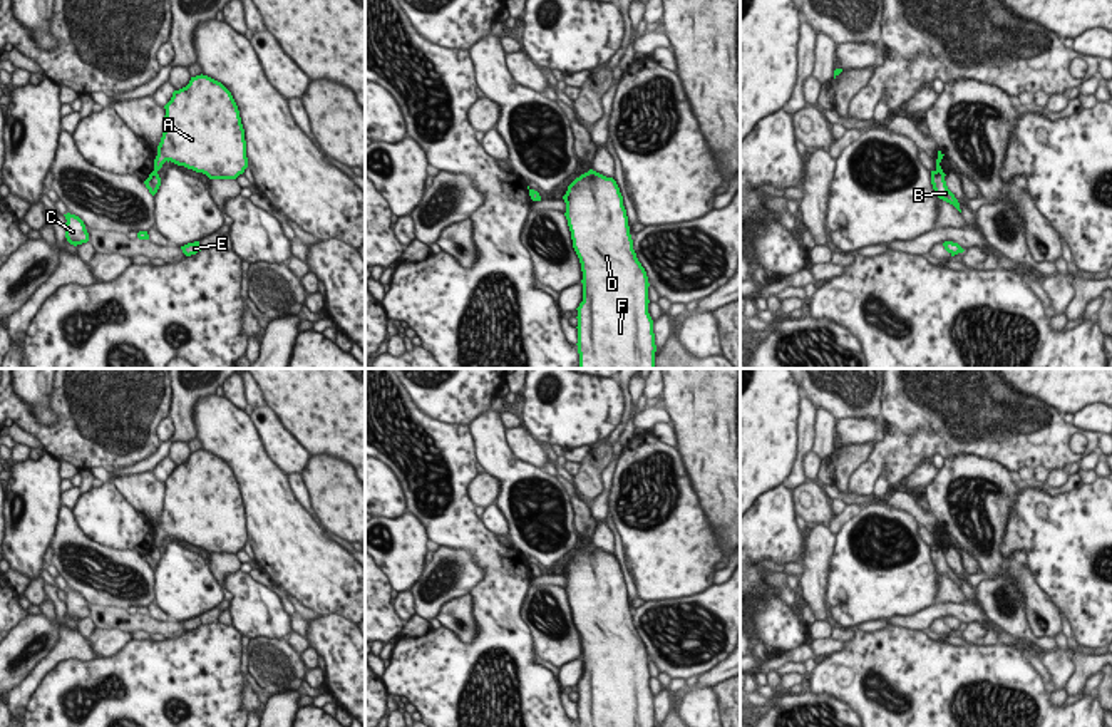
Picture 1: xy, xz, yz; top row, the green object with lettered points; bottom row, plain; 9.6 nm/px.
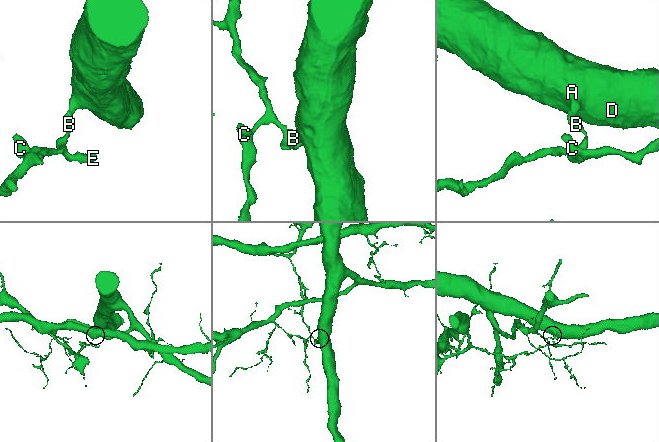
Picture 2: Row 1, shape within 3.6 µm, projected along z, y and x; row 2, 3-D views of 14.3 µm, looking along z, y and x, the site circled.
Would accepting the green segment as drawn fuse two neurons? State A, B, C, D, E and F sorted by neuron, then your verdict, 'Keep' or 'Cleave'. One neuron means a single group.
Groups: A D F / B C E. Cleave

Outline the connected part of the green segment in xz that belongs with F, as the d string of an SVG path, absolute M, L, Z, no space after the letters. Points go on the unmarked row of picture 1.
M593 544L576 553L563 571L573 623L583 647L578 685L578 727L656 727L648 688L648 652L636 633L623 571L613 553Z

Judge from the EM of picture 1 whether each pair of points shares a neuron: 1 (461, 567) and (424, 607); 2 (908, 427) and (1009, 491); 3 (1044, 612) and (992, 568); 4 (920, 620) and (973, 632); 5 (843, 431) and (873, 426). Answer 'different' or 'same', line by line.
1: same
2: different
3: same
4: different
5: same

